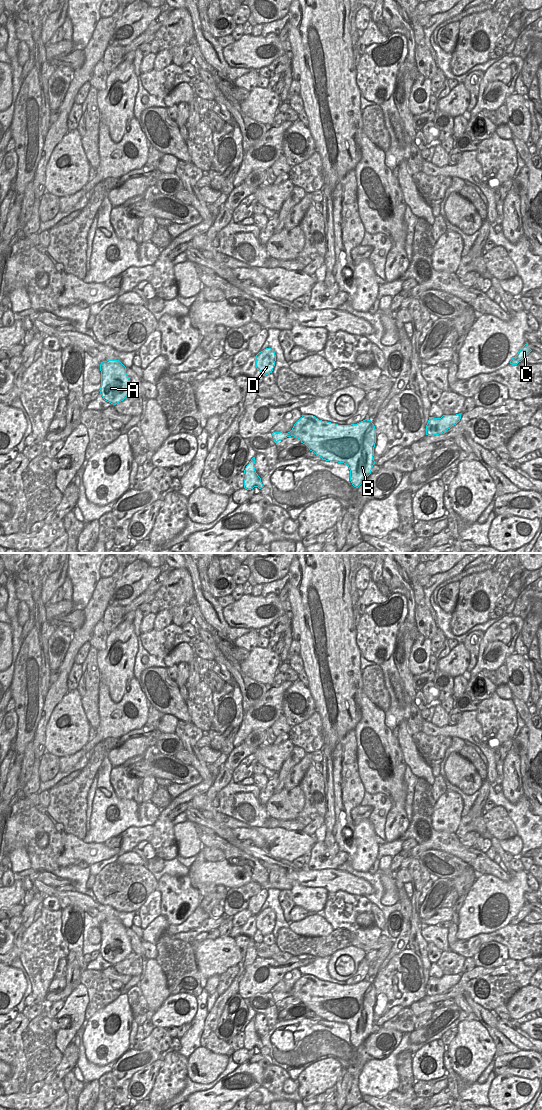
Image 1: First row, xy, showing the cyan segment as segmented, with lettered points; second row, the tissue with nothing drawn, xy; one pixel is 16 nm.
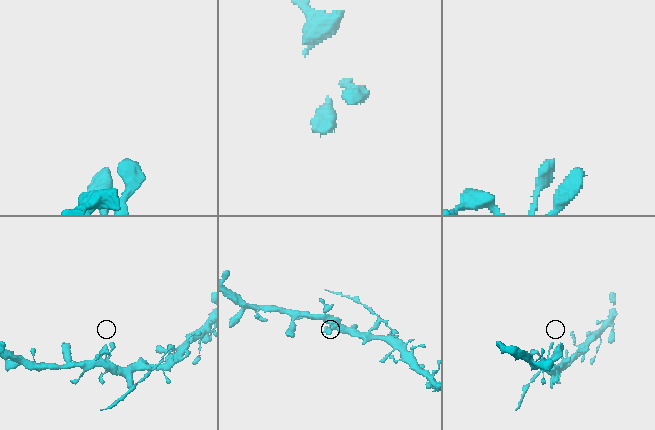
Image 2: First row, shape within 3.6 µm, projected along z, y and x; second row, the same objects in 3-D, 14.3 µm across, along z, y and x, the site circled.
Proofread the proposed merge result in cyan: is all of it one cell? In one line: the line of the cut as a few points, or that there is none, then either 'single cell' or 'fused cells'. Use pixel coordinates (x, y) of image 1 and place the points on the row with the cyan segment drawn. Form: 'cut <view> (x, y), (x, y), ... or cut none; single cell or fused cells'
cut xy (432, 417), (435, 424), (430, 427), (428, 435); fused cells

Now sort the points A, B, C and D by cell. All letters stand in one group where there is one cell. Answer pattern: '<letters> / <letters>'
A B D / C

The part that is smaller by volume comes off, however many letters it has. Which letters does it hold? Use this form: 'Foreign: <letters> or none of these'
Foreign: C

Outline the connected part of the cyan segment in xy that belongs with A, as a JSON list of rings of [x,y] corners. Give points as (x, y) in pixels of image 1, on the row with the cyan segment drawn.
[[[107,360],[100,364],[101,387],[103,399],[113,405],[123,401],[132,387],[126,374],[126,367],[119,360]]]

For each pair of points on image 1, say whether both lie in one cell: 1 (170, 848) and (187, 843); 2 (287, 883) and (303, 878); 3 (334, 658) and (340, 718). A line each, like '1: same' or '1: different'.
1: different
2: same
3: same

